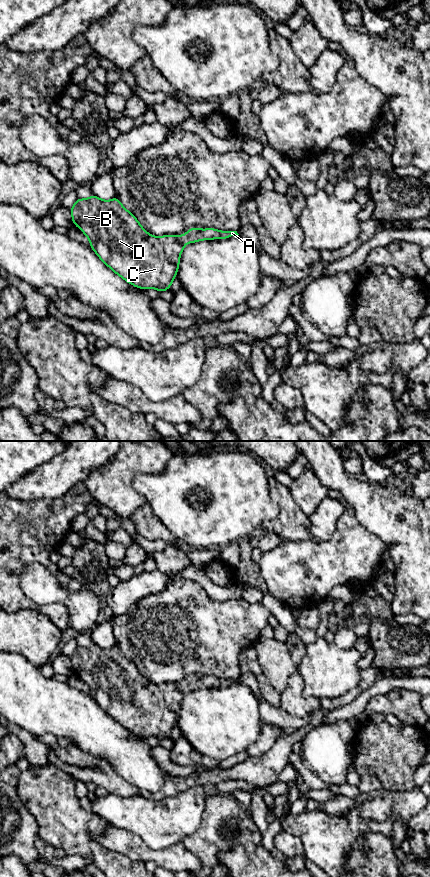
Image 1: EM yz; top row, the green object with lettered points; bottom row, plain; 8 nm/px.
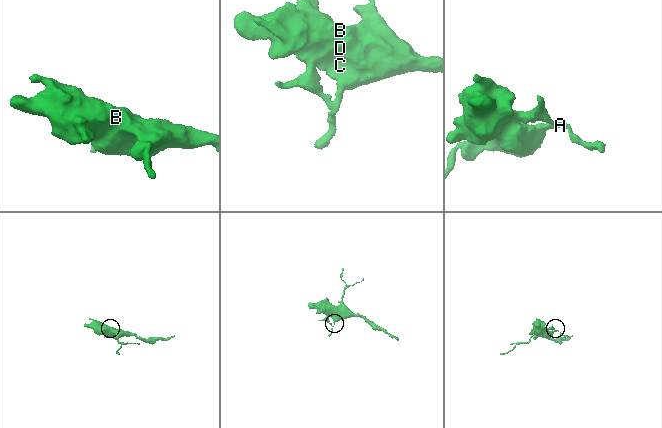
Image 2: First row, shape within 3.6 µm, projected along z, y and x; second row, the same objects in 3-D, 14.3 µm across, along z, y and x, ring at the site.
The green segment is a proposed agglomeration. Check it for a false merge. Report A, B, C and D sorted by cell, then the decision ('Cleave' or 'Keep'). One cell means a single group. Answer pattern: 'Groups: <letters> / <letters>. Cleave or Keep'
Groups: A B C D. Keep

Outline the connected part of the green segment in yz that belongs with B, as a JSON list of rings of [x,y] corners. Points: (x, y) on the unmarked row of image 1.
[[[95,643],[88,647],[77,646],[70,660],[73,672],[88,685],[90,695],[103,711],[131,733],[141,737],[154,736],[158,740],[170,737],[172,729],[176,726],[180,703],[186,691],[227,687],[239,683],[237,679],[190,676],[183,684],[153,684],[144,678],[136,665],[124,656],[117,645],[108,649]]]

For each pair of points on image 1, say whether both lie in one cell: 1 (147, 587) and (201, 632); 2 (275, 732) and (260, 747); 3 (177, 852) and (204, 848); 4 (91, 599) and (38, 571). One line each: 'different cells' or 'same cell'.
1: different cells
2: same cell
3: different cells
4: same cell

